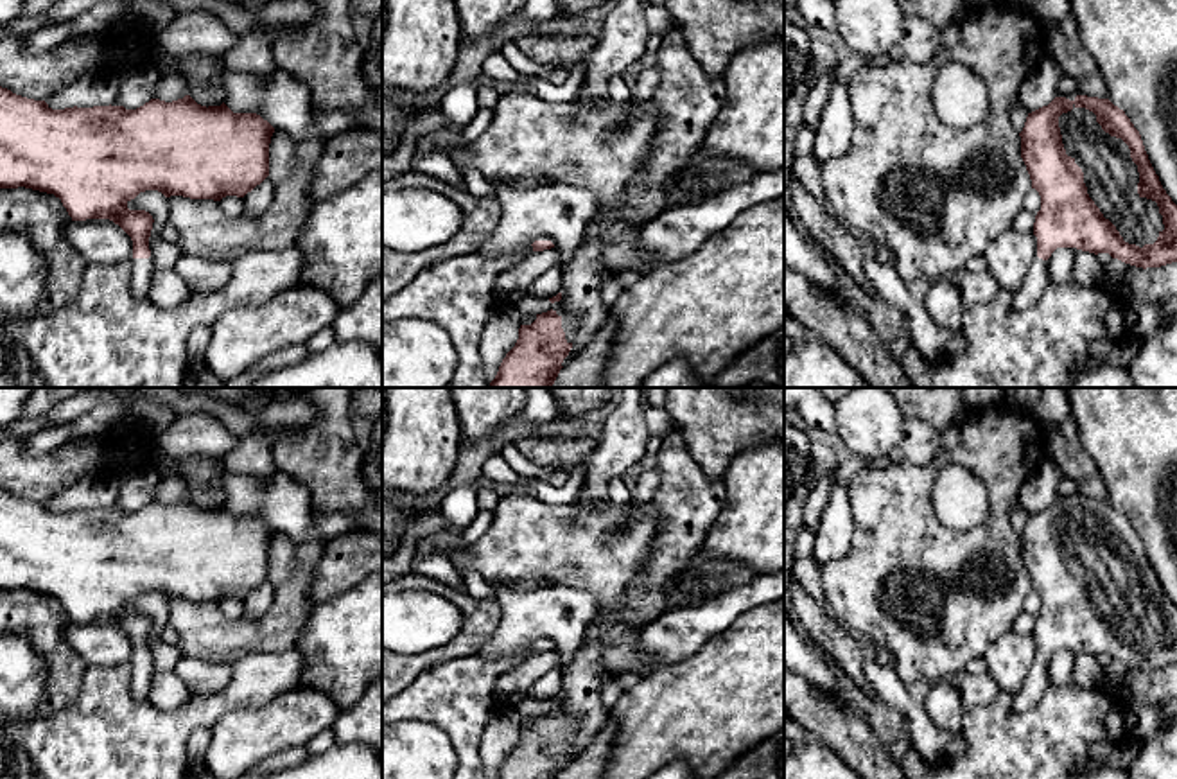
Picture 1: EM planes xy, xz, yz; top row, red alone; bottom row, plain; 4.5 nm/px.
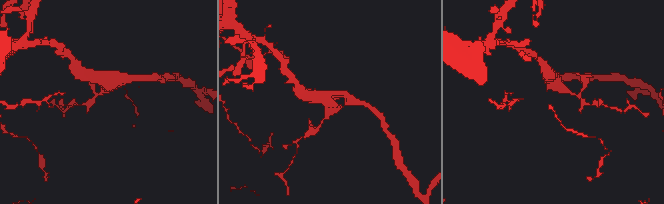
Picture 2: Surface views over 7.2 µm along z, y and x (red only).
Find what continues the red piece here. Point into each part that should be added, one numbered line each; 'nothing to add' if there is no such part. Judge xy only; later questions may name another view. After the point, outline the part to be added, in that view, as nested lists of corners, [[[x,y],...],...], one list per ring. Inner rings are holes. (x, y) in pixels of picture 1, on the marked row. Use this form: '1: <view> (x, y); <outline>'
1: xy (142, 270); [[[131,258],[131,291],[135,298],[149,300],[153,262],[149,258]]]

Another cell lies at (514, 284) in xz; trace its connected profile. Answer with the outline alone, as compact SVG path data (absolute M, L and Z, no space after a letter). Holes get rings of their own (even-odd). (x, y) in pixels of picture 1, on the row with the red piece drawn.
M560 249L527 253L517 266L504 271L497 280L497 293L504 305L513 305L526 296L529 285L553 266L563 266L565 257Z

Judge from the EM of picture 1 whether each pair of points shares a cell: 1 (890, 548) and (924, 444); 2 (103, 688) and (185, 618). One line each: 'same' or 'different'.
1: different
2: different

